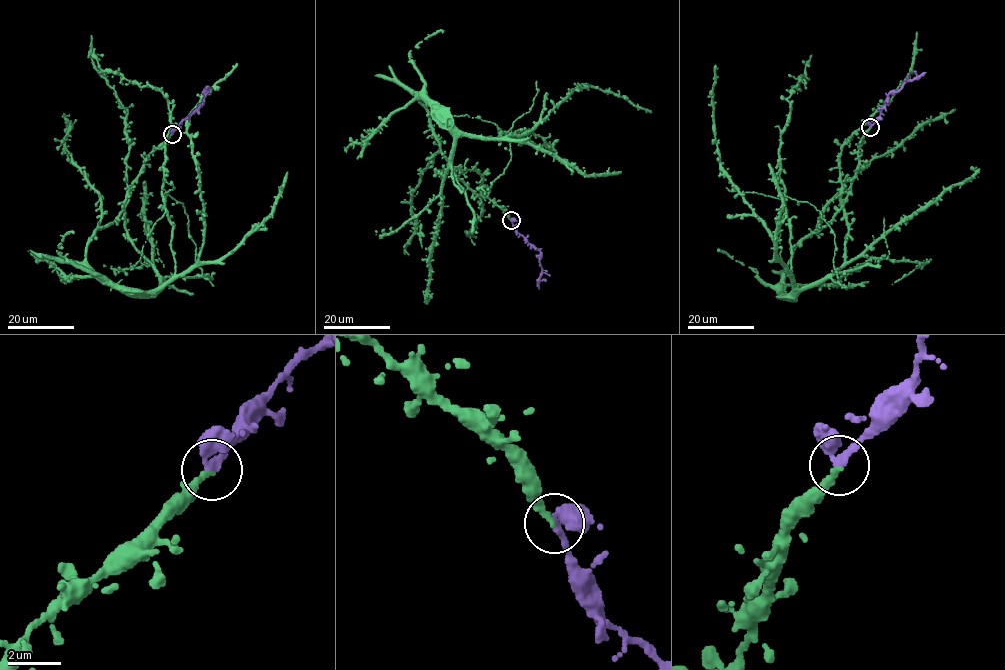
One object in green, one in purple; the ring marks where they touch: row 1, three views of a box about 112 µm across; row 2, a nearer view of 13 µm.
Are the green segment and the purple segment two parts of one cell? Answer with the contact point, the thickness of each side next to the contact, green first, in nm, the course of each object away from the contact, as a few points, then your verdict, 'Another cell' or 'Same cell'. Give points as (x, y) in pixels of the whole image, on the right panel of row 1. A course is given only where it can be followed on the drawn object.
Place: (870, 127). Thickness 280 nm (green) against 280 nm. Course of green: (870, 127), (843, 207), (843, 265), (798, 288), (779, 160), (787, 99), (811, 55). Course of purple: (870, 127), (879, 117), (890, 93), (896, 92), (906, 81), (925, 72). Same cell

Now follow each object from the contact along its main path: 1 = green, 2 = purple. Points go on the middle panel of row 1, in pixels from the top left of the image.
1: (511, 220), (449, 169), (436, 171), (444, 176), (462, 135), (519, 130), (553, 145), (511, 141)
2: (511, 220), (515, 230), (540, 253), (542, 270), (539, 288)

